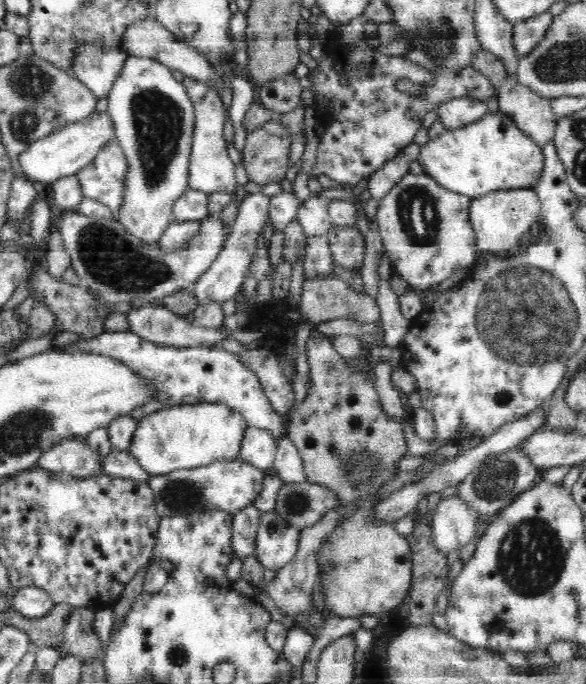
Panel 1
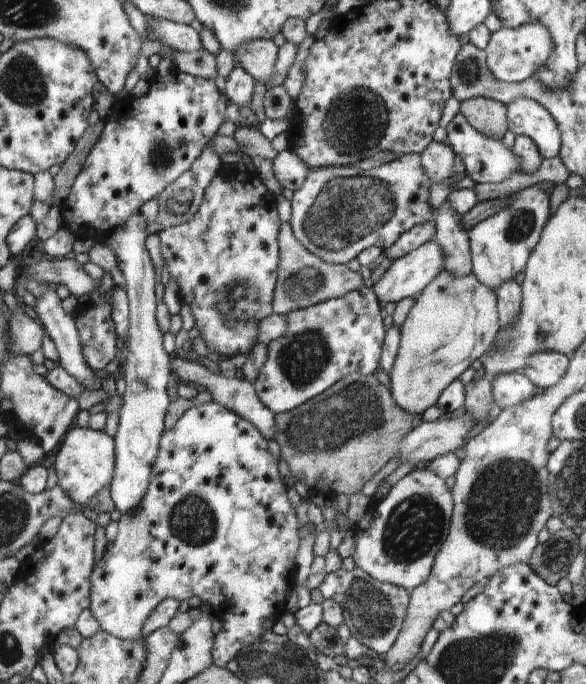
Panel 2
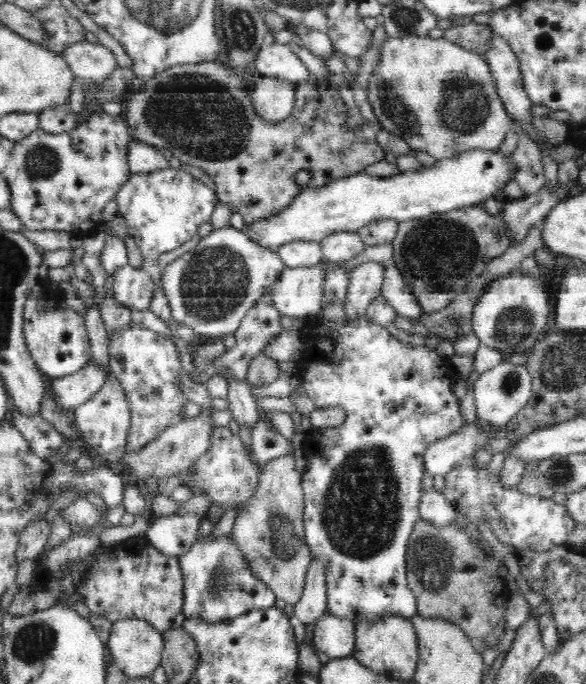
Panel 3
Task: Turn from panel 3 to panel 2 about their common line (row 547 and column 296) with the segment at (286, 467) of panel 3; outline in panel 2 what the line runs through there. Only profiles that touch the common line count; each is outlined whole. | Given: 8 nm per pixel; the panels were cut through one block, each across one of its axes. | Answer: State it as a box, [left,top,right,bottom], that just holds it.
[272,222,364,315]

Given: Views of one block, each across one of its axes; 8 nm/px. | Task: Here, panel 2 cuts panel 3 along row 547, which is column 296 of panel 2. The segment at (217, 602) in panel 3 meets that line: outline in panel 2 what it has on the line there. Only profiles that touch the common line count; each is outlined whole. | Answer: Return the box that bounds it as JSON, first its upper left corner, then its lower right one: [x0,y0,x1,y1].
[289,153,433,265]

